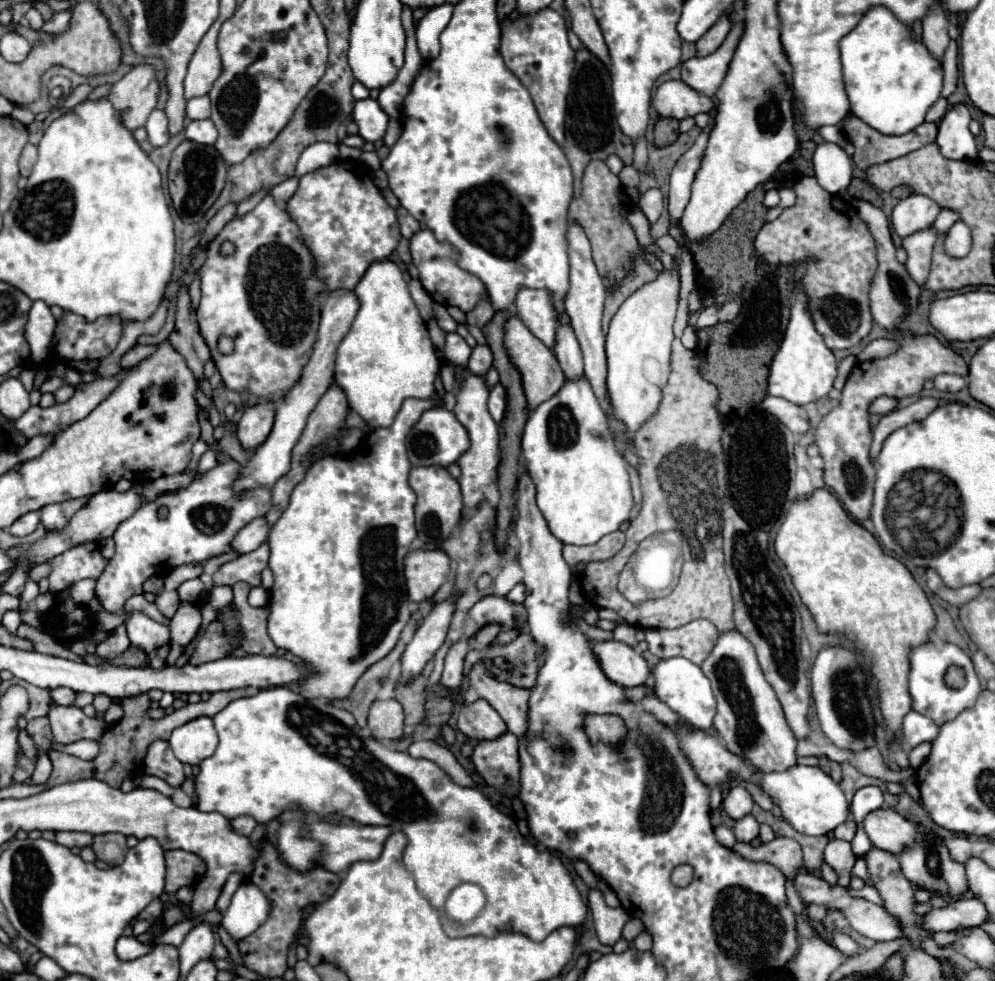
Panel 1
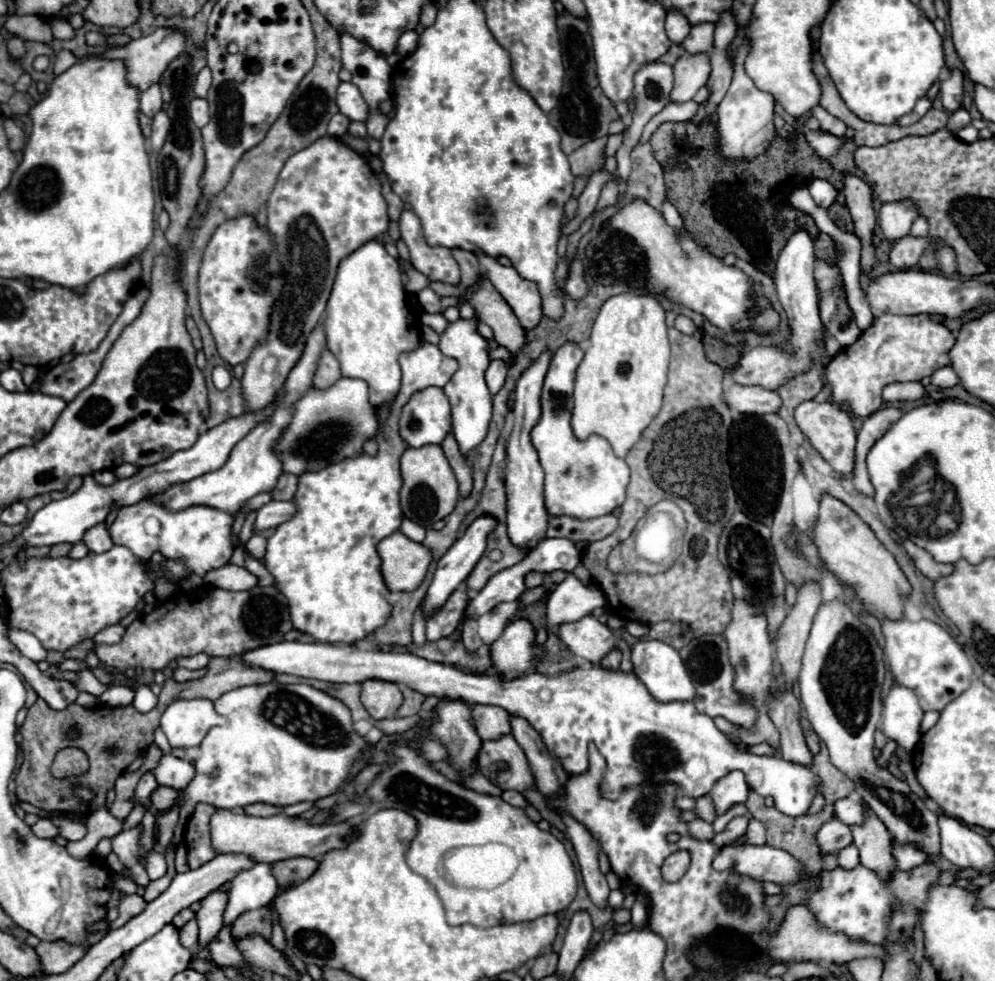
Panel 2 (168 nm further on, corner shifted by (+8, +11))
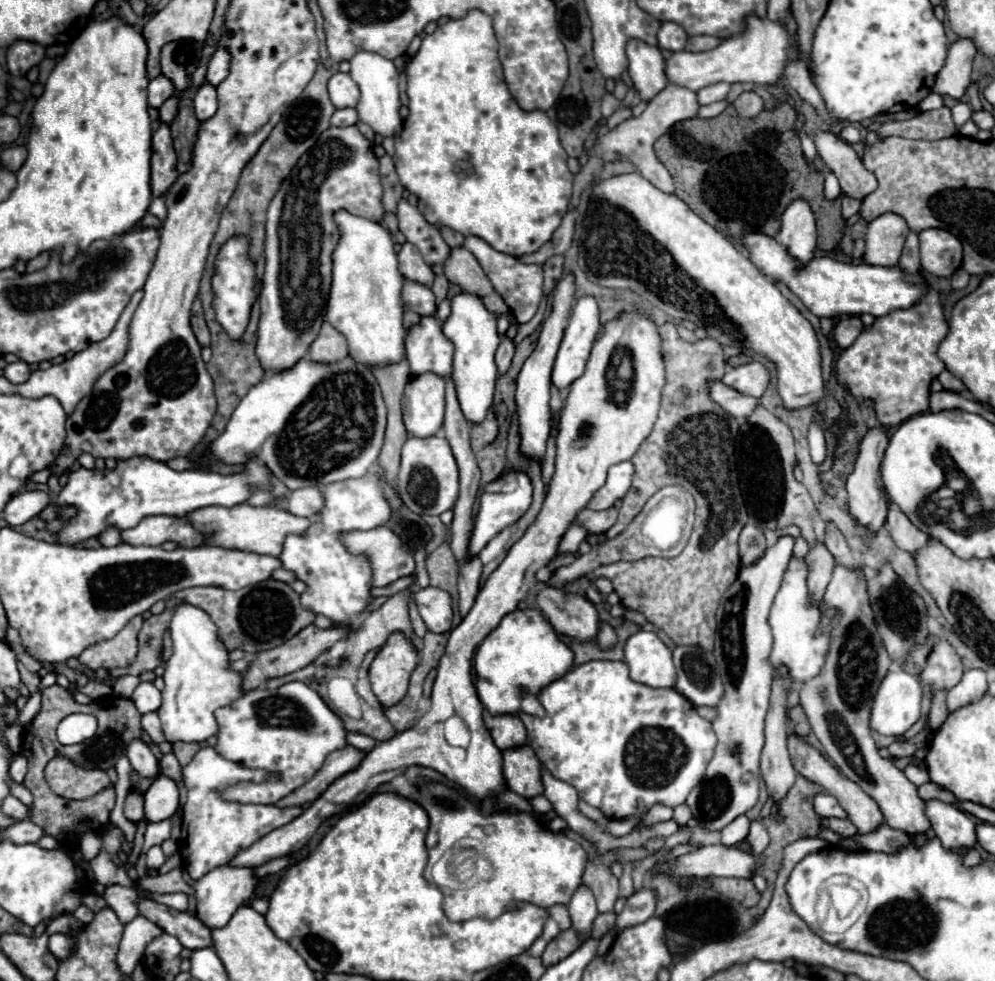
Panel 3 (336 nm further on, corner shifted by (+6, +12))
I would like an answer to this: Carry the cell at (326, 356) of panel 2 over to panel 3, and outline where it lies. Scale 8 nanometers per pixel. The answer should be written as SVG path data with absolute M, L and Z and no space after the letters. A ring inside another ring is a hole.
M324 323L320 329L320 335L310 345L310 351L306 357L316 363L336 363L336 361L342 361L346 355L348 355L346 339L342 339L342 335L334 331L334 327Z

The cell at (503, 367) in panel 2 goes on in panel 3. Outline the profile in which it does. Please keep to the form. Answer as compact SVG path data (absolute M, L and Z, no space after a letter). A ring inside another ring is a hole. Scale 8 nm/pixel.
M502 337L502 343L496 351L496 367L498 367L498 373L504 375L508 373L510 369L510 363L512 363L512 357L514 357L514 343L506 337Z

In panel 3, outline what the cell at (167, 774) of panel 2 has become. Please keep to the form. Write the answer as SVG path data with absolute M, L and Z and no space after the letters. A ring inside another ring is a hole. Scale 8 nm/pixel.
M202 747L194 755L194 759L182 769L182 779L188 789L188 799L182 809L184 817L182 817L182 837L178 841L178 849L184 869L192 879L200 879L208 871L226 865L230 861L230 855L236 855L242 847L250 847L250 843L258 841L262 835L268 835L270 831L294 821L304 811L302 807L278 809L274 805L242 805L220 799L220 789L228 785L236 785L240 781L260 783L270 779L270 775L222 759L212 747Z

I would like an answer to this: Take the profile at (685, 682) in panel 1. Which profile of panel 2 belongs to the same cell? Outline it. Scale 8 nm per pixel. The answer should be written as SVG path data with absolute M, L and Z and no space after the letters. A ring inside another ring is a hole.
M638 640L632 646L632 664L634 664L634 674L638 680L648 688L654 700L660 702L674 702L674 700L694 700L696 690L692 684L692 678L688 676L688 670L684 668L684 662L680 660L678 650L672 646L660 642L660 640Z

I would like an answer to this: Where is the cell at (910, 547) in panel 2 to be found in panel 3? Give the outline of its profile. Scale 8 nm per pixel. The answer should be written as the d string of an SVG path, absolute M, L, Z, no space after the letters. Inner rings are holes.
M890 503L890 511L888 511L888 519L886 519L886 529L890 531L894 543L902 551L906 551L910 555L916 555L918 549L922 549L928 543L928 539L930 539L926 533L916 529L906 519L906 515L902 515L902 511L898 511L898 507L894 507L894 503Z

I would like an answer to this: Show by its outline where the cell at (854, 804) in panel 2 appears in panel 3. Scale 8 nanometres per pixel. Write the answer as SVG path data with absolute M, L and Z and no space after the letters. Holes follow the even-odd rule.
M818 793L814 797L814 809L818 811L818 815L822 819L832 819L832 817L838 817L838 819L846 819L846 811L840 807L838 799L828 795L828 793Z

